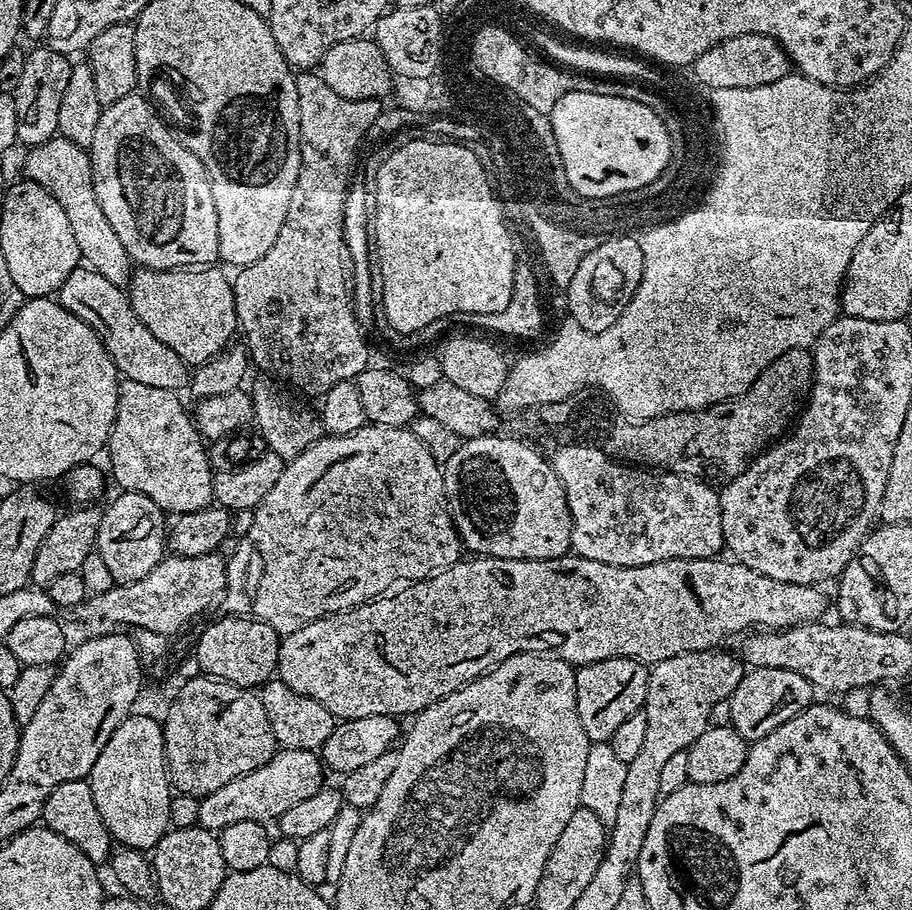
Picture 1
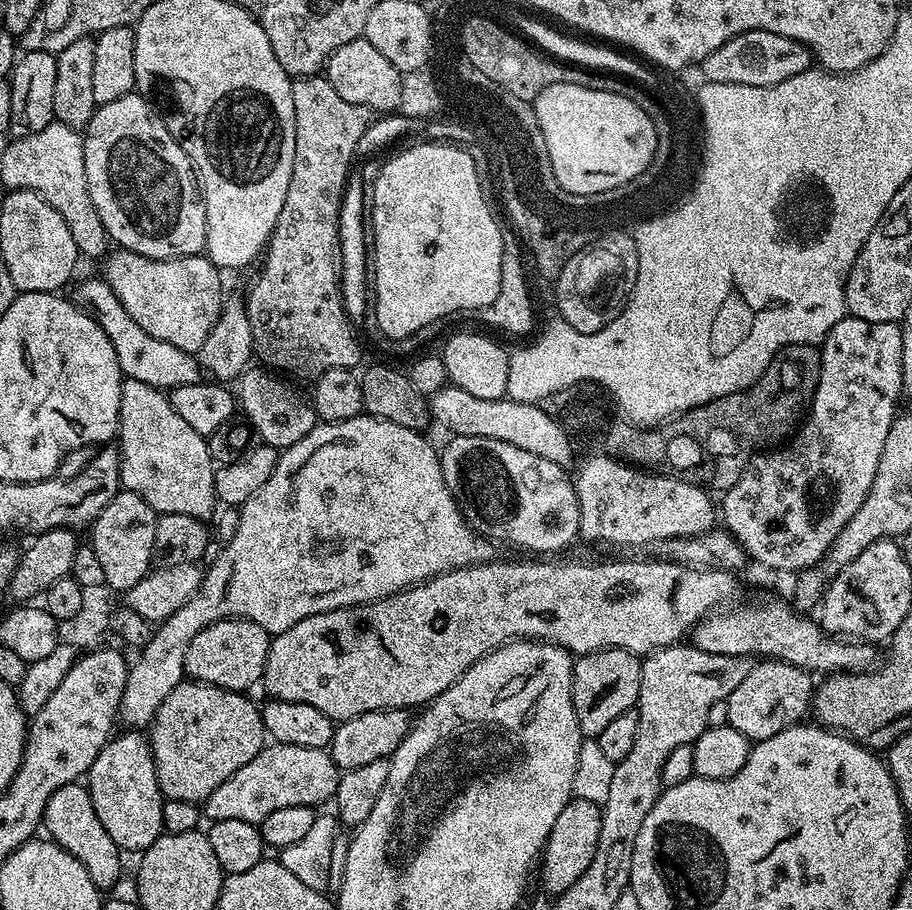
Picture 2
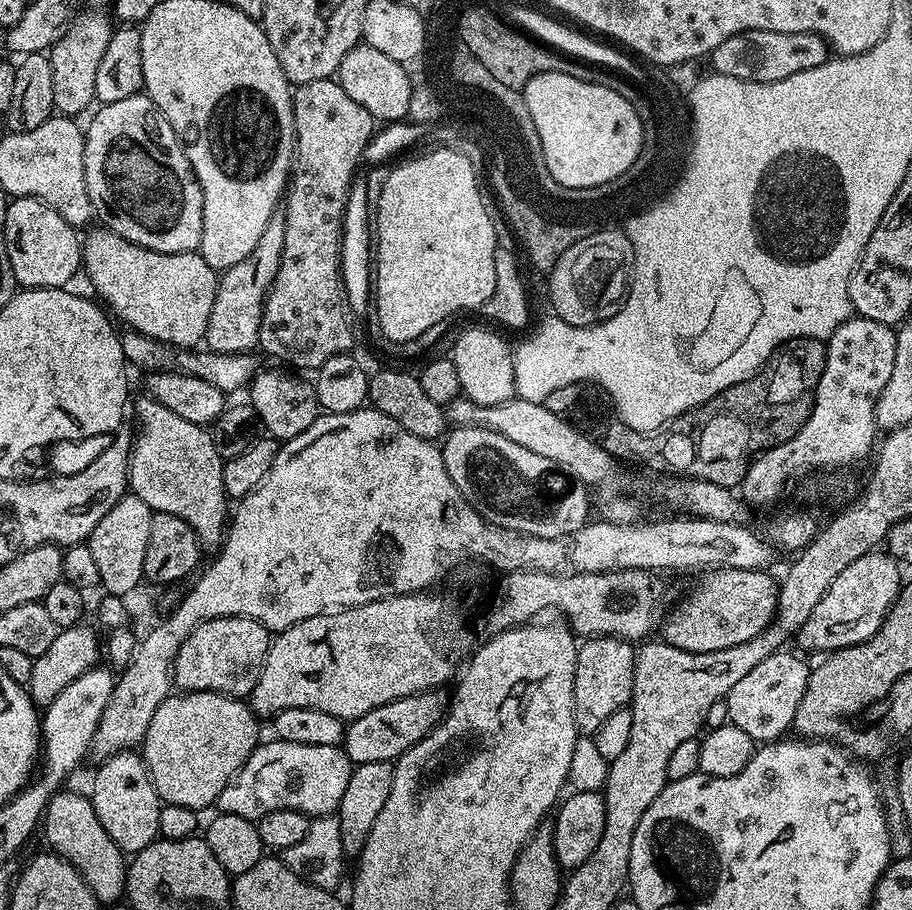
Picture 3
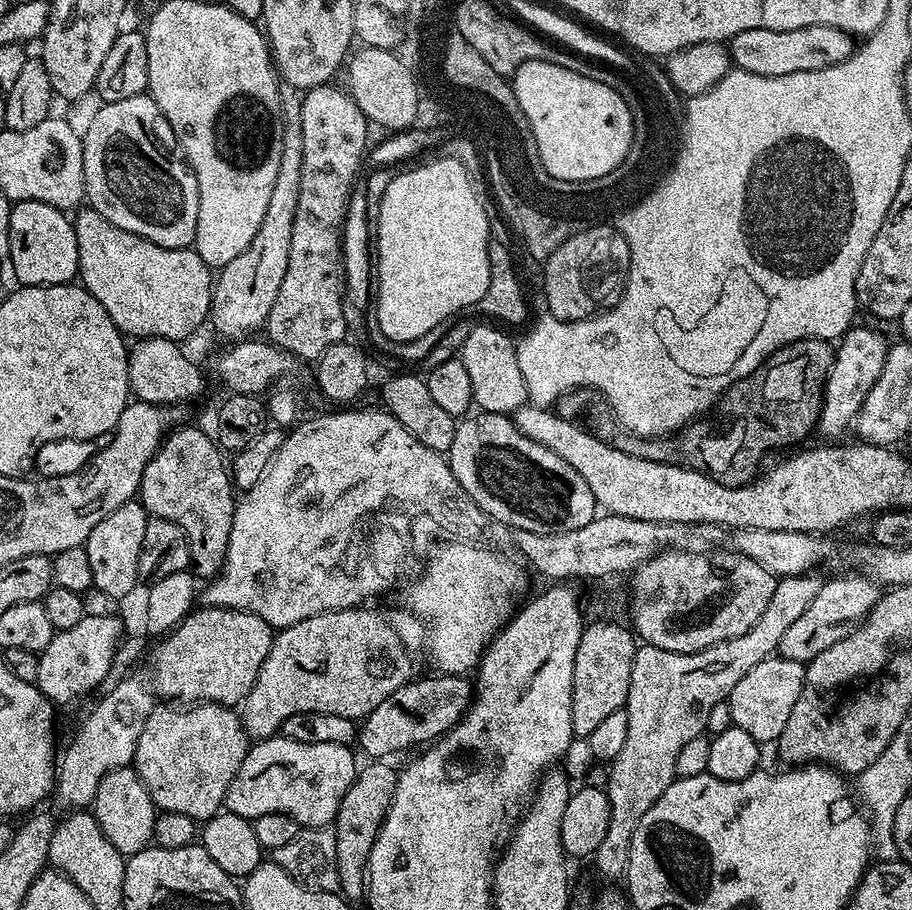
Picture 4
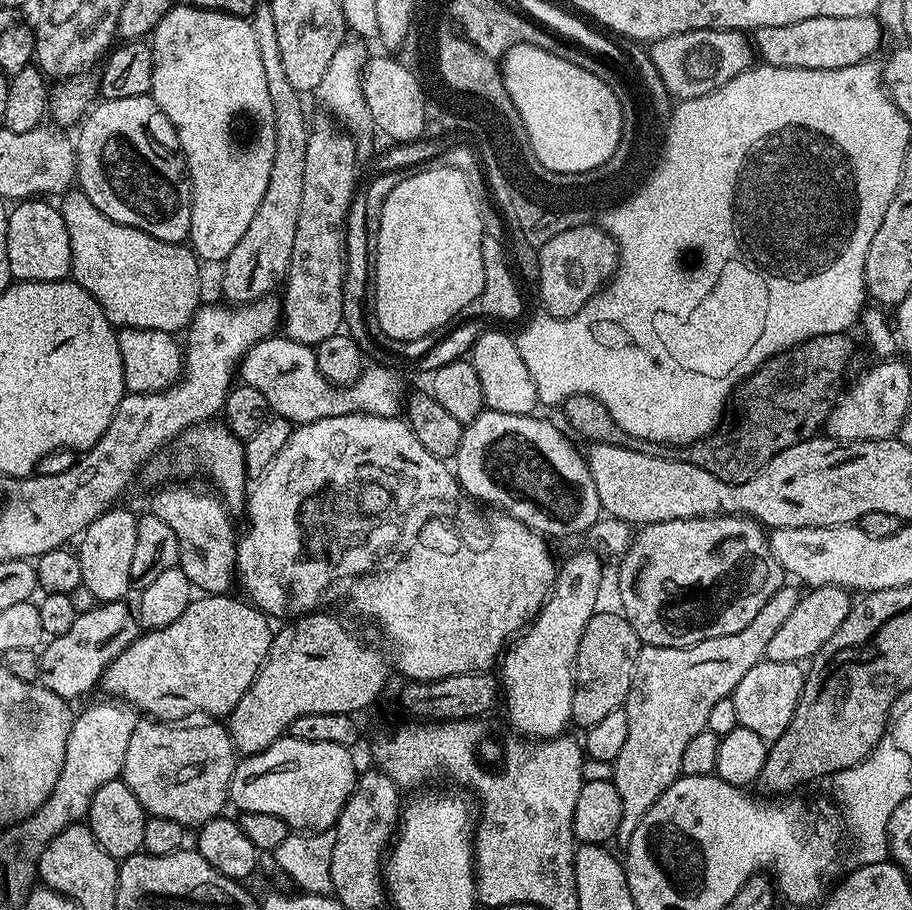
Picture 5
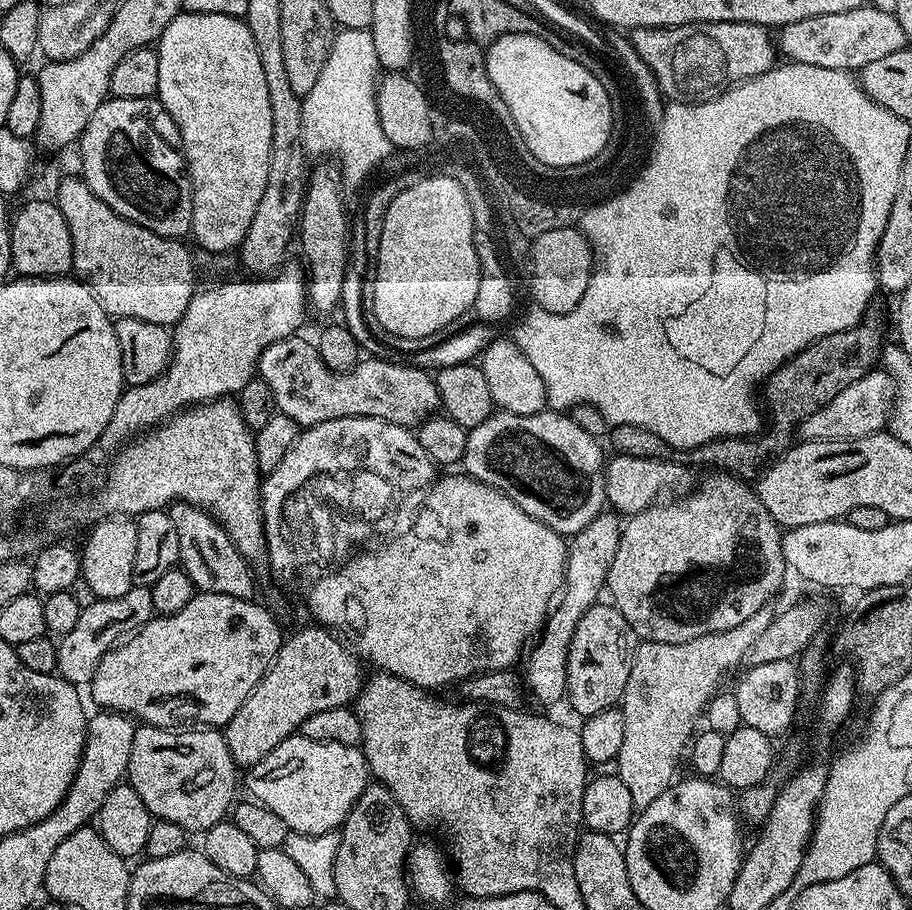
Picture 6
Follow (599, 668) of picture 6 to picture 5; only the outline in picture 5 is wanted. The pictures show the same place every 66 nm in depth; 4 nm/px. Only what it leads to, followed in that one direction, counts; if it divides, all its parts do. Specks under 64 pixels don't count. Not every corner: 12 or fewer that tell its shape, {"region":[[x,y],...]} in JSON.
{"region":[[619,611],[578,642],[573,725],[624,707],[641,647]]}

